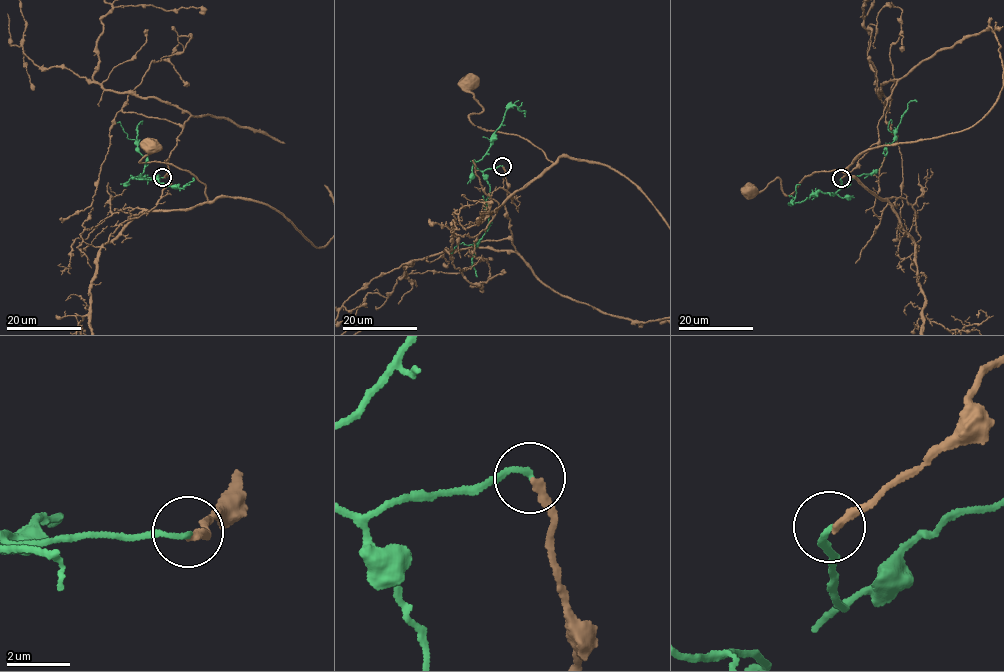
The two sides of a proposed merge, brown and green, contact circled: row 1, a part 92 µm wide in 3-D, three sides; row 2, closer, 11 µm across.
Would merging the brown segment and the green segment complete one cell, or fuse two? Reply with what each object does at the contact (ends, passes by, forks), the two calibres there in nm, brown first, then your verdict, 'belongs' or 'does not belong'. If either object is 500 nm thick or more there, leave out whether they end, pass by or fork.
brown ends there; green ends there; 260 nm thick on the brown side, 170 nm on the other; does not belong

